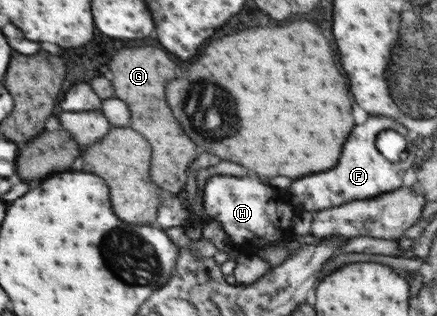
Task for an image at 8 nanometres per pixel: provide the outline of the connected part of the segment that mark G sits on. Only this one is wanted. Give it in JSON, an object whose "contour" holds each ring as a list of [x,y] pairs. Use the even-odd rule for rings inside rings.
{"contour":[[[147,46],[147,48],[125,48],[121,50],[113,62],[113,84],[117,96],[125,102],[129,100],[129,108],[133,112],[131,127],[152,144],[152,180],[157,187],[172,193],[179,193],[188,187],[188,170],[199,156],[199,146],[185,134],[177,118],[173,116],[167,102],[167,82],[177,78],[177,64],[169,52]]]}

